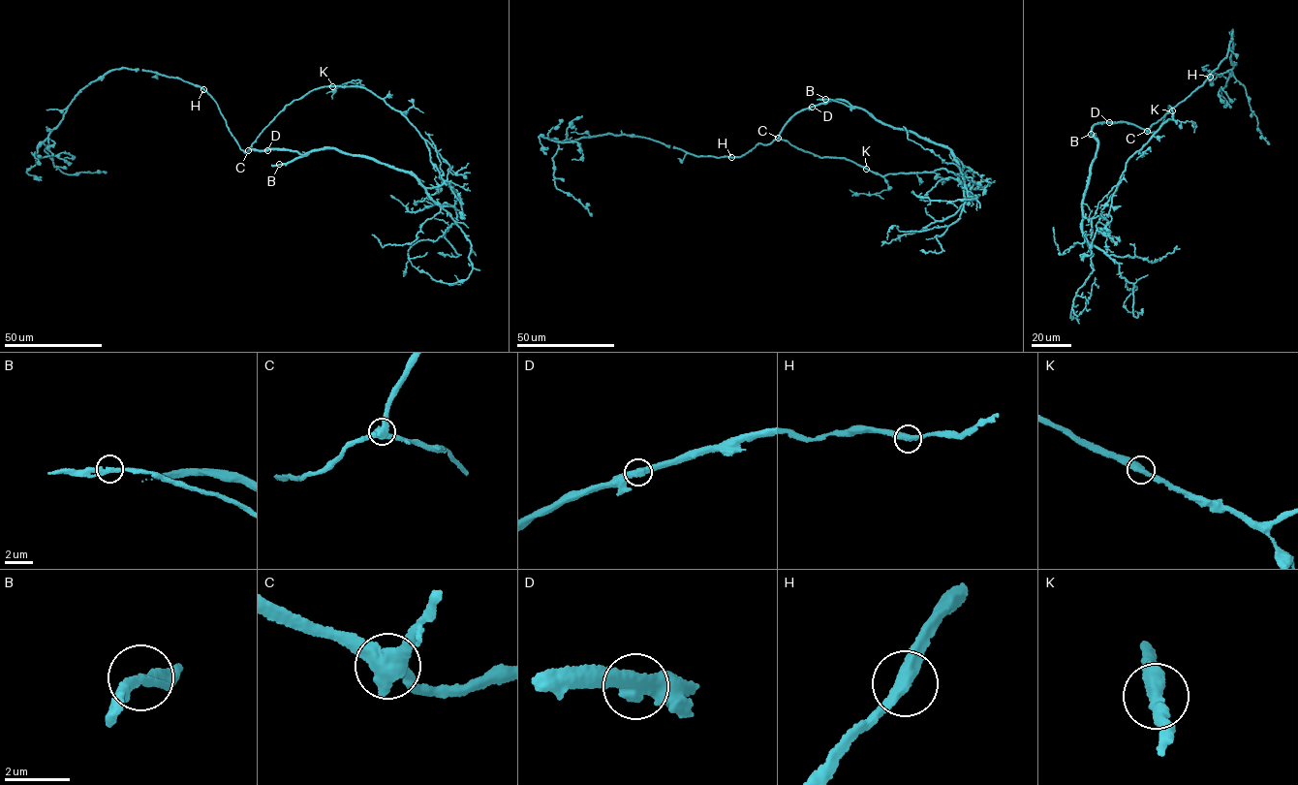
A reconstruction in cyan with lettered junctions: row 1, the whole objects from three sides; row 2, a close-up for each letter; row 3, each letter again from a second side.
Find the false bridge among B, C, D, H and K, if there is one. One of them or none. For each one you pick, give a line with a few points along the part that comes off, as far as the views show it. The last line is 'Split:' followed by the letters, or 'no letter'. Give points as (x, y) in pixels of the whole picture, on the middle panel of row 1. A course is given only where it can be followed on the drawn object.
Split: no letter

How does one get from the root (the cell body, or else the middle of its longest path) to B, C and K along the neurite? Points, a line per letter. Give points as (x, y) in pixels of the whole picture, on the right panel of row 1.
B: (1130, 124), (1098, 123), (1092, 128), (1093, 137), (1091, 134)
C: (1130, 124), (1147, 131)
K: (1130, 124), (1147, 130), (1170, 110), (1168, 107), (1172, 110)

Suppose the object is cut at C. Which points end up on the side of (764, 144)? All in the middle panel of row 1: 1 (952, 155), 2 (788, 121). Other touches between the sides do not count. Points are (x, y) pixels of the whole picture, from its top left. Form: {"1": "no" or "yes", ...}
{"1": "no", "2": "no"}

